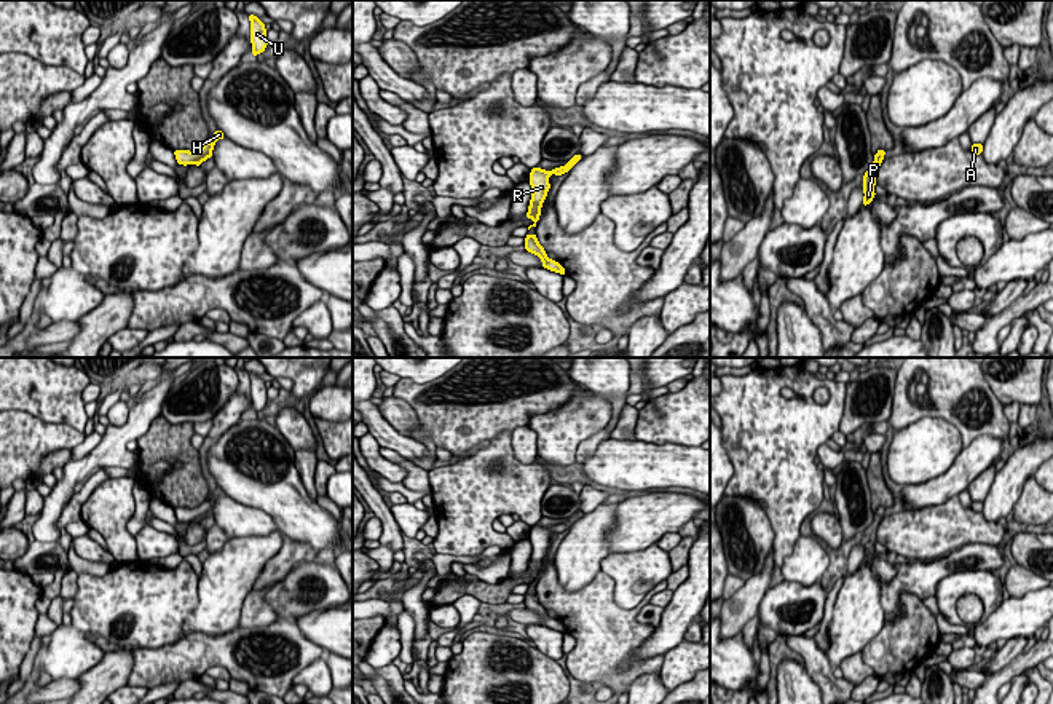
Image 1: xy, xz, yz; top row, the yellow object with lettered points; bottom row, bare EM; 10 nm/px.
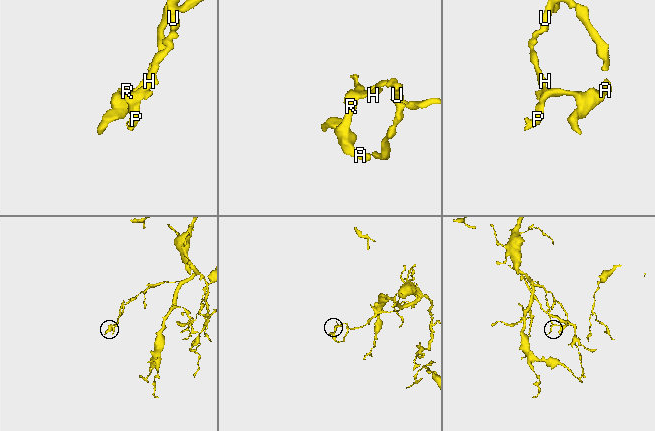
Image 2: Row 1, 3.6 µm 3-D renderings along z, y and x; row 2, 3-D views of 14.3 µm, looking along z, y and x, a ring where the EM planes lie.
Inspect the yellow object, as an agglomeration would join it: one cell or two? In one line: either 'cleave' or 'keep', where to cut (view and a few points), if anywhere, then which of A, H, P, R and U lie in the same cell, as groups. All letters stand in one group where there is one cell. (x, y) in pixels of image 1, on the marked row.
keep; cut none; groups A H P R U

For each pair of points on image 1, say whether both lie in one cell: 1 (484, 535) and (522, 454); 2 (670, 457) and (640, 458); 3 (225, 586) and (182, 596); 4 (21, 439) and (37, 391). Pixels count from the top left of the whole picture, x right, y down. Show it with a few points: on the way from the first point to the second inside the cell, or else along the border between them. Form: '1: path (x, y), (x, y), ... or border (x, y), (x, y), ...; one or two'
1: border (511, 433), (512, 454), (524, 463), (533, 463); two
2: path (662, 458), (648, 458); one
3: border (200, 578), (195, 610), (184, 628); two
4: border (16, 409), (42, 420), (64, 425); two

